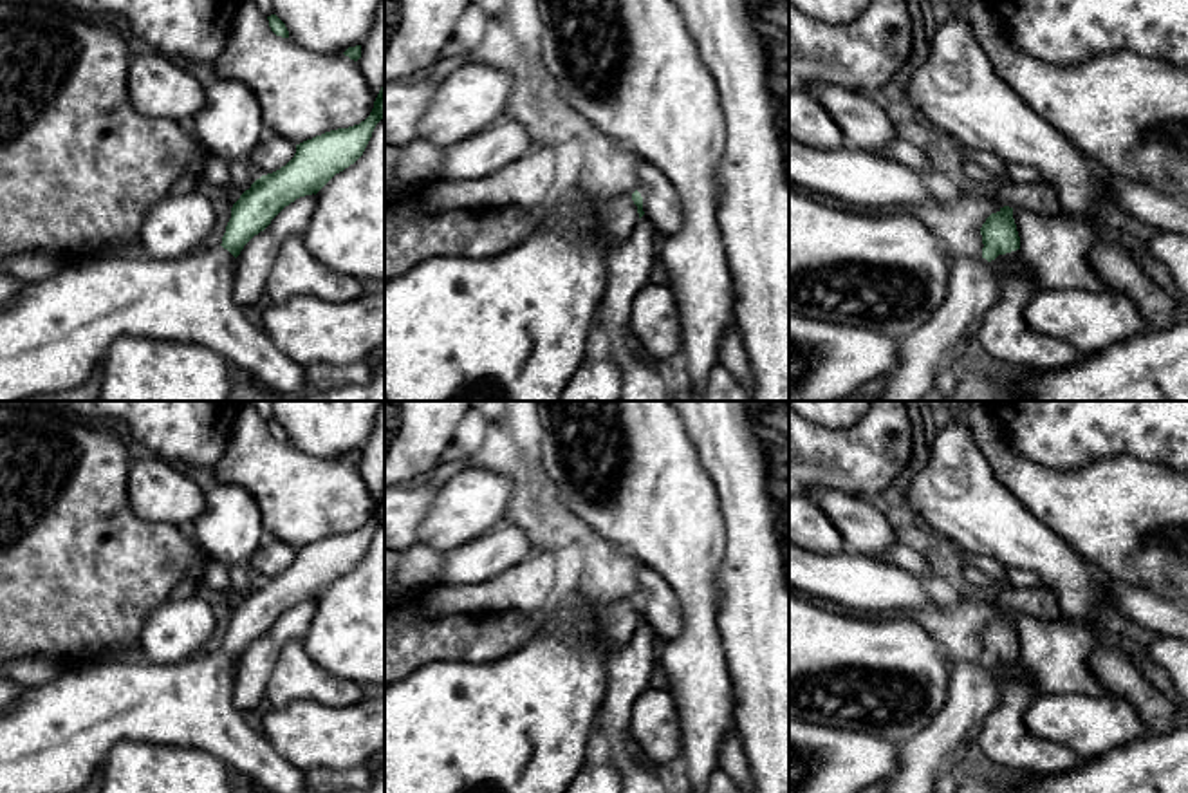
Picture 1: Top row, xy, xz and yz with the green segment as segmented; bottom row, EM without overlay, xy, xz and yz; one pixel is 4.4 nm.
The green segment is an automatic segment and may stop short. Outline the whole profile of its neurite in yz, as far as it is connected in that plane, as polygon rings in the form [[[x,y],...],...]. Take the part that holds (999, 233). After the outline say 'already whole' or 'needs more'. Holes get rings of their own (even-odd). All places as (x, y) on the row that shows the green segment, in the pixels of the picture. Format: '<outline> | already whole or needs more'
[[[1004,206],[991,213],[980,228],[982,258],[998,273],[1000,298],[986,311],[977,338],[982,349],[997,361],[998,369],[1013,372],[1044,372],[1069,367],[1080,359],[1074,347],[1033,332],[1024,309],[1040,287],[1040,278],[1031,267],[1011,271],[1016,264],[1020,237],[1013,219],[1013,208]]] | needs more

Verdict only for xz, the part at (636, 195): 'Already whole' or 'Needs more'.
Needs more

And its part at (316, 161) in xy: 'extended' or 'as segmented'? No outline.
extended

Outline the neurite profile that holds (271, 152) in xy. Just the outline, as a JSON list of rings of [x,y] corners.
[[[264,130],[247,163],[256,166],[262,175],[285,166],[296,154],[296,145],[273,130]]]

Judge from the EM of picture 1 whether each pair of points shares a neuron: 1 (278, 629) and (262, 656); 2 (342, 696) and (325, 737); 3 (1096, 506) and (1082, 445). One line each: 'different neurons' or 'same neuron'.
1: same neuron
2: different neurons
3: different neurons

